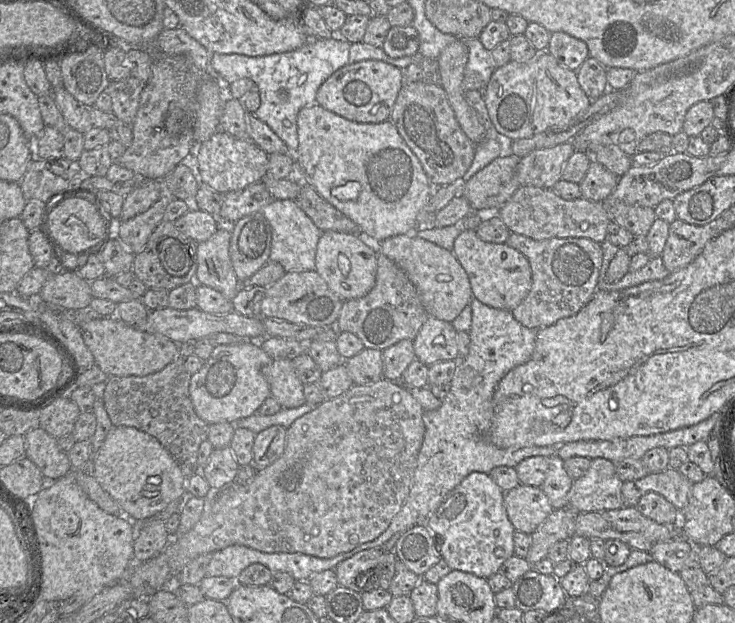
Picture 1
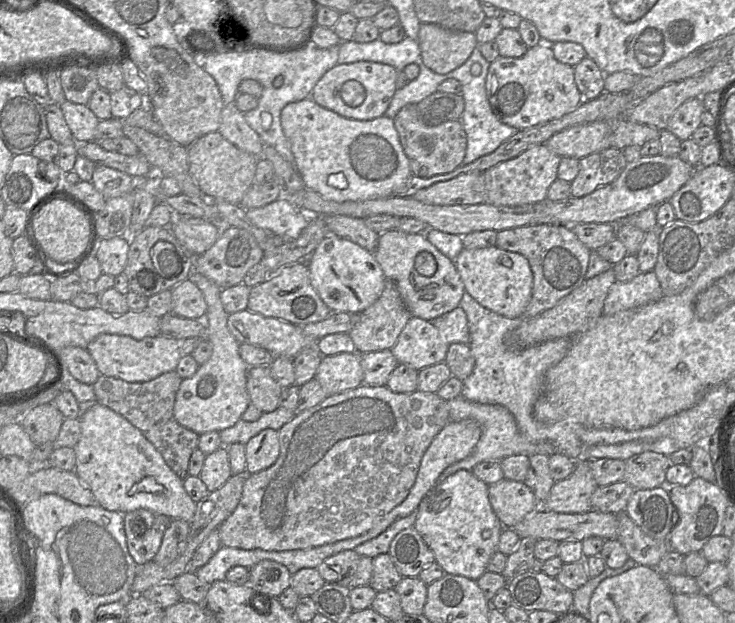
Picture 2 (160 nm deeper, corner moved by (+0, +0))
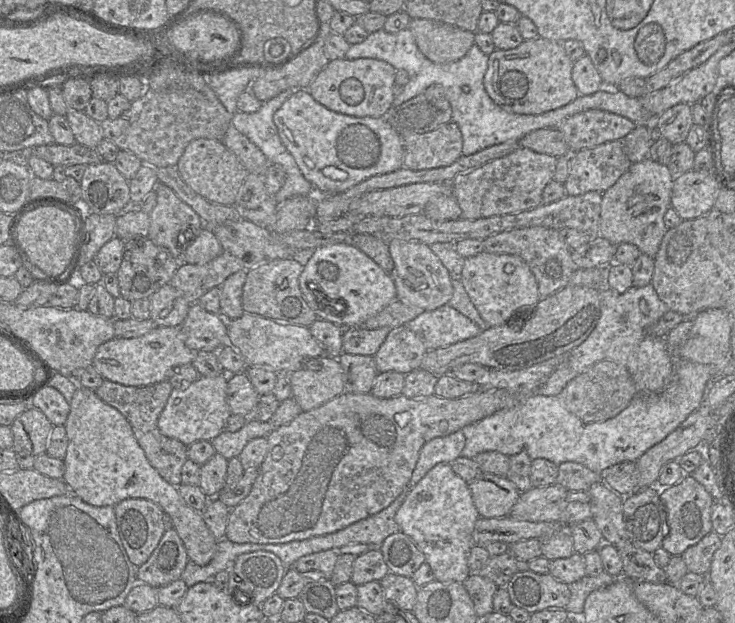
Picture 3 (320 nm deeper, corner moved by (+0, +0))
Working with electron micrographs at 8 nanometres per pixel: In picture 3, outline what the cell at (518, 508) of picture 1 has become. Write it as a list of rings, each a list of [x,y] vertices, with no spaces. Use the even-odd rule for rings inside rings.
[[[484,472],[470,481],[468,486],[479,516],[485,518],[509,516],[521,493],[505,476]]]

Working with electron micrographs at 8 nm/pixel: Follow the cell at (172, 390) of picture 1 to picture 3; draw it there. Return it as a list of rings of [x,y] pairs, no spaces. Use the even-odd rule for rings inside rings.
[[[105,379],[95,390],[95,393],[105,403],[116,408],[128,420],[150,465],[165,481],[178,487],[182,485],[182,466],[188,459],[187,446],[177,439],[163,435],[157,424],[172,390],[173,387],[168,380],[148,386],[125,386]]]

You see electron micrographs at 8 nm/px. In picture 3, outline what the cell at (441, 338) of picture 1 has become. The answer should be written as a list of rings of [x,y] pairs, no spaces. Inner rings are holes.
[[[403,325],[389,332],[374,360],[379,373],[395,371],[406,375],[420,368],[427,351],[421,338]]]

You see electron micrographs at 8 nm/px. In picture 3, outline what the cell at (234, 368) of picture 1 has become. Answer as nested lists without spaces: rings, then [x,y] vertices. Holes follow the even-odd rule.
[[[223,372],[214,377],[199,376],[185,387],[173,388],[158,418],[159,431],[187,447],[200,440],[212,441],[224,431],[226,421],[232,414],[227,403],[227,384],[228,374]]]

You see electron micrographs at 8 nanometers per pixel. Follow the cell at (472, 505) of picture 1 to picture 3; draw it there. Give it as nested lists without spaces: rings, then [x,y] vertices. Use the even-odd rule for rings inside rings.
[[[439,463],[408,493],[395,514],[400,531],[410,537],[424,554],[435,580],[463,583],[471,574],[468,556],[475,543],[473,530],[479,513],[468,482],[459,477],[450,463]]]

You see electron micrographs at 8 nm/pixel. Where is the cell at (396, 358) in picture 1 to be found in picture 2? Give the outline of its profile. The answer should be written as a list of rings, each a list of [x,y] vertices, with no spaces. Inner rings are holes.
[[[389,349],[362,354],[361,366],[364,371],[364,384],[371,386],[386,385],[389,376],[398,364],[397,359]]]

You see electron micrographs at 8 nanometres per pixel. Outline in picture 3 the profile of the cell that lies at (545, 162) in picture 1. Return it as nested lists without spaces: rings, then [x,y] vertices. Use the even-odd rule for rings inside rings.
[[[518,147],[504,157],[492,160],[471,171],[459,173],[450,183],[453,189],[453,195],[462,210],[462,218],[476,220],[518,213],[539,206],[542,204],[544,188],[554,179],[557,160],[558,158],[552,155],[537,153],[528,148]]]

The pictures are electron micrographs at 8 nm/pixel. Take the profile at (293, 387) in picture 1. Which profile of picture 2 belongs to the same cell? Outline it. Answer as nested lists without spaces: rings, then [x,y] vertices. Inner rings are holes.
[[[269,365],[249,368],[246,386],[250,404],[263,413],[274,411],[279,407],[282,387],[272,377]]]

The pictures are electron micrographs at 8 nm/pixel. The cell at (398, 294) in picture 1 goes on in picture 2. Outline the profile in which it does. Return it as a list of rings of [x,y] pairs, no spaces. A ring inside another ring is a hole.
[[[386,279],[381,296],[361,312],[360,321],[349,332],[356,351],[391,350],[411,317],[396,285]]]

